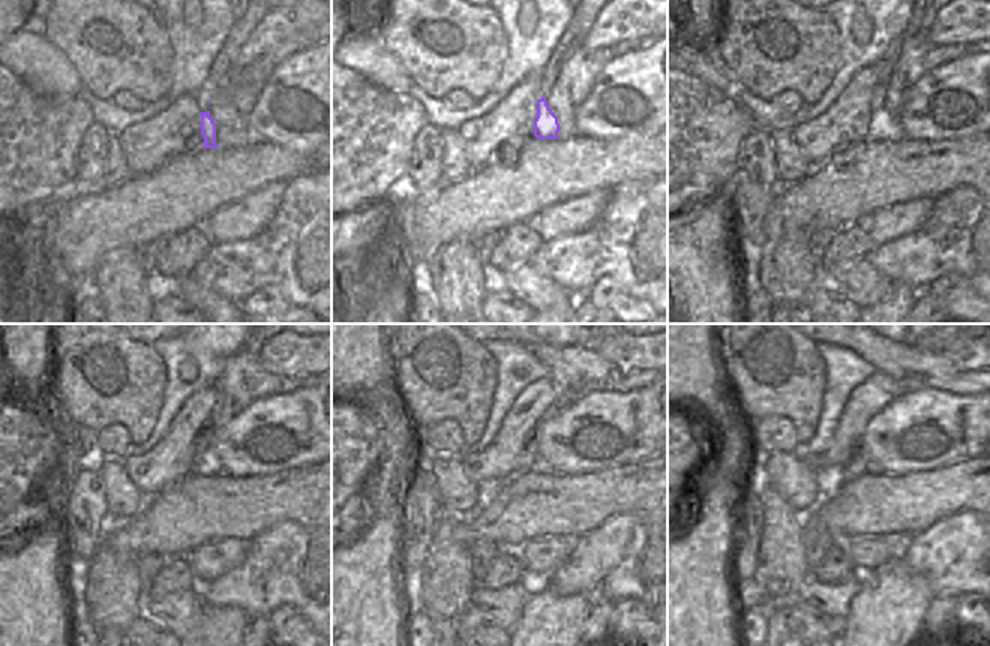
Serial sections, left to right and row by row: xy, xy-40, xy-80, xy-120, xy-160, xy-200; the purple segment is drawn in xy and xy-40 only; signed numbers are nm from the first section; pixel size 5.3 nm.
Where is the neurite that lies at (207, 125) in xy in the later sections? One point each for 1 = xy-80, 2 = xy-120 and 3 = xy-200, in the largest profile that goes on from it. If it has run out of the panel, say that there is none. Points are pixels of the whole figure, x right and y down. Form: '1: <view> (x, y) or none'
1: xy-80 (882, 125)
2: xy-120 (206, 462)
3: xy-200 (873, 468)

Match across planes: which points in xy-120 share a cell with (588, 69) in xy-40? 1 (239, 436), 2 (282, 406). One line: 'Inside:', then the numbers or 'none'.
Inside: none

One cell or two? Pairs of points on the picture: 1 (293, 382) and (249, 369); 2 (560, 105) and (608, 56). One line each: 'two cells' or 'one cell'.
1: one cell
2: one cell

